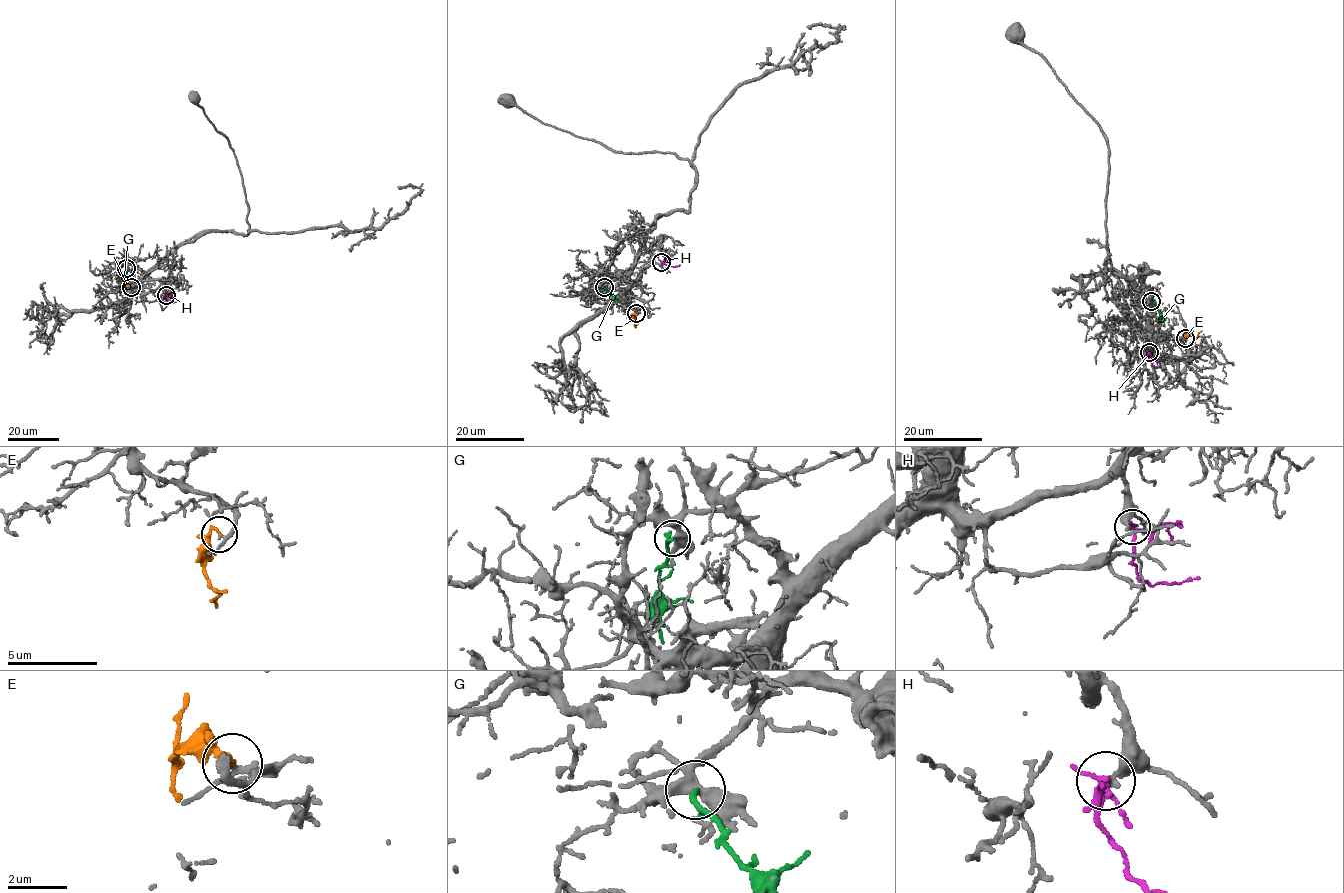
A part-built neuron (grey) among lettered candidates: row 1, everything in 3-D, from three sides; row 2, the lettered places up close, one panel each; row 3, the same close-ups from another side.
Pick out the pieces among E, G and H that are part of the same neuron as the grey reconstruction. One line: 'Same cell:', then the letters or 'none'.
Same cell: H

